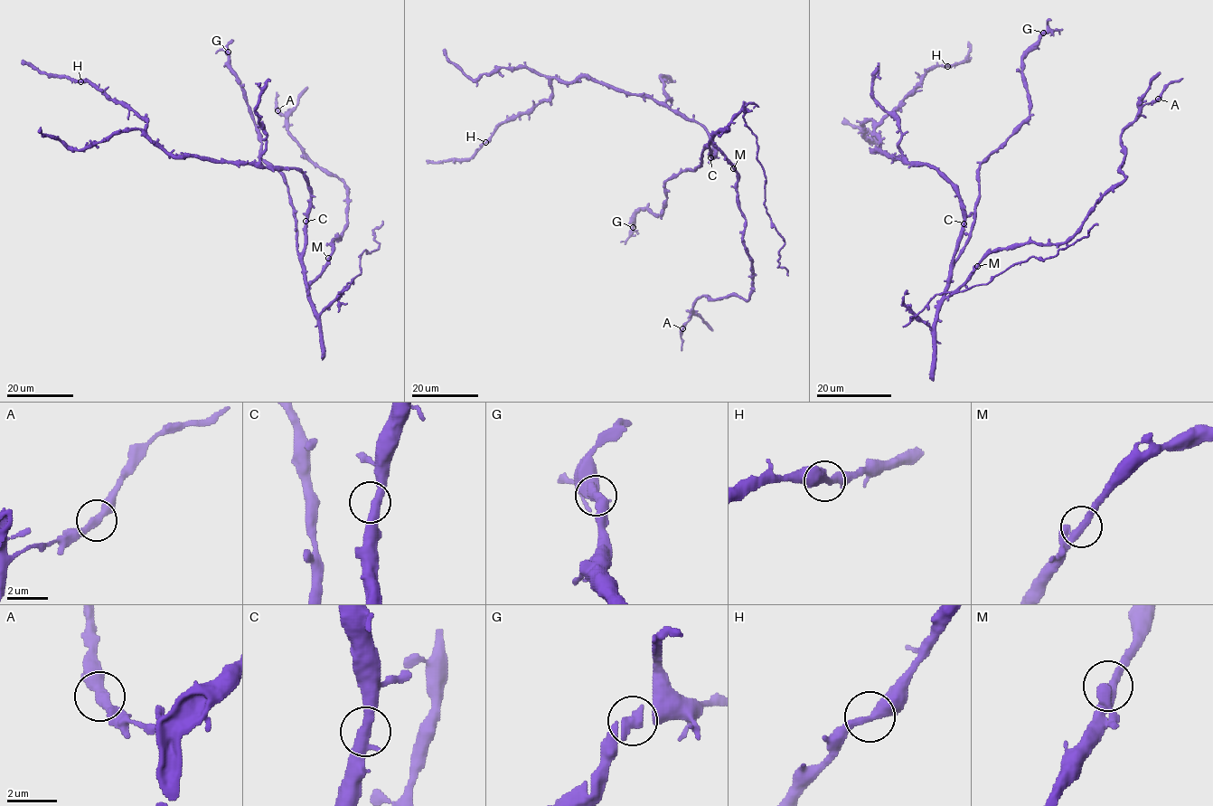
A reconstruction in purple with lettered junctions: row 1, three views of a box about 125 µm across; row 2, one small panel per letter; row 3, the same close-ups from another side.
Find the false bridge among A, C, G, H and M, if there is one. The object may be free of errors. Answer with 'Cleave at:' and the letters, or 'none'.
Cleave at: none

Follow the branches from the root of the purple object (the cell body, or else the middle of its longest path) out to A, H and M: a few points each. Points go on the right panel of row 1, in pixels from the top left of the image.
A: (963, 223), (946, 297), (992, 251), (1066, 242), (1094, 204), (1125, 179), (1120, 135), (1145, 104), (1158, 99)
H: (963, 223), (959, 194), (935, 168), (873, 149), (879, 146), (875, 128), (929, 69), (947, 66)
M: (963, 223), (945, 296), (950, 296), (958, 289), (977, 266)

